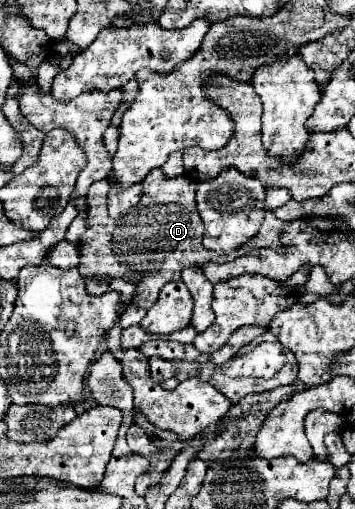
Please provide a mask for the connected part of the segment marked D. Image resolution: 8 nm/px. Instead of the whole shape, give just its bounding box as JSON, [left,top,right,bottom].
[78,168,288,308]

